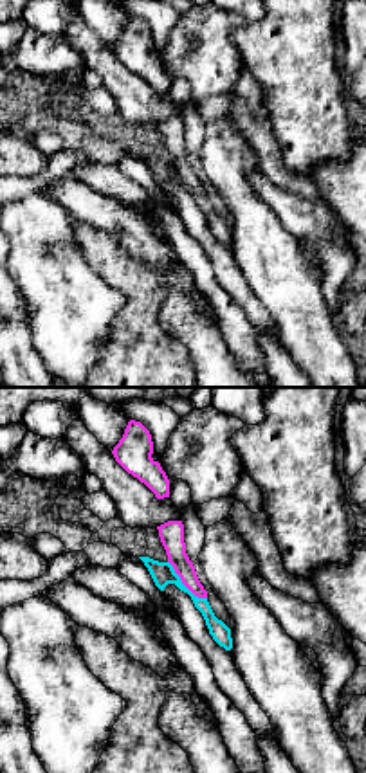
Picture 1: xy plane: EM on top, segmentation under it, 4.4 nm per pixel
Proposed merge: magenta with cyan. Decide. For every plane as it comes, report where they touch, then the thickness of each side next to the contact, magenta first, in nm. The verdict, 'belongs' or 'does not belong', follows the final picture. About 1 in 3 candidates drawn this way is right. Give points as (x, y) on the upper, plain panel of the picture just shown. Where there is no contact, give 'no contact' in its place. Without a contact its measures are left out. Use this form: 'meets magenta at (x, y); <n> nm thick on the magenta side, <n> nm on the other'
meets magenta at (184, 181); 110 nm thick on the magenta side, 110 nm on the other

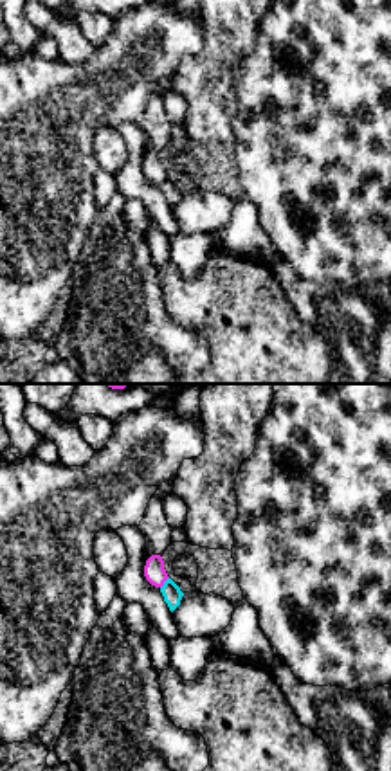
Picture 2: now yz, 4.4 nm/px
meets magenta at (164, 177); 90 nm thick on the magenta side, 90 nm on the other

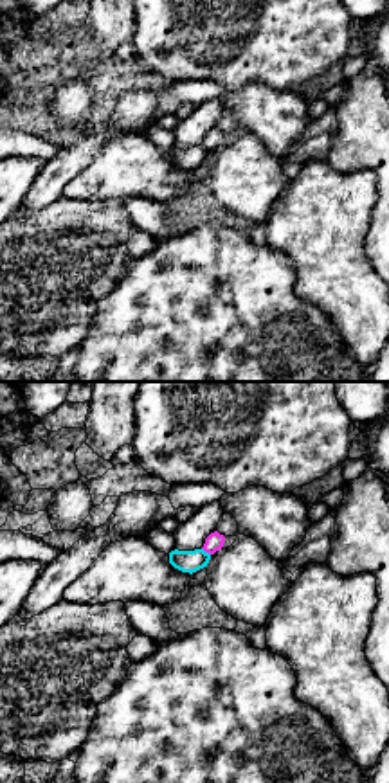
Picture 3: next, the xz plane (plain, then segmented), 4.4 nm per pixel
meets magenta at (206, 148); 80 nm thick on the magenta side, 100 nm on the other

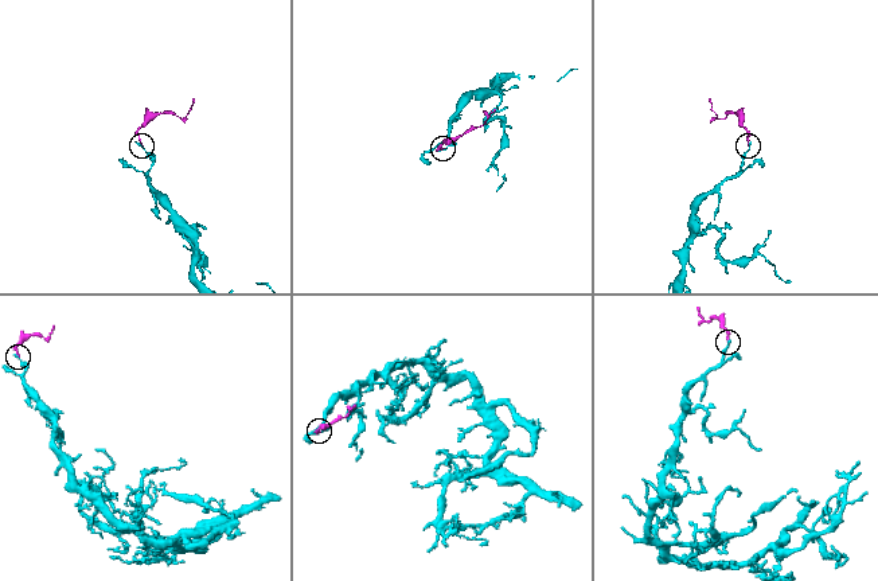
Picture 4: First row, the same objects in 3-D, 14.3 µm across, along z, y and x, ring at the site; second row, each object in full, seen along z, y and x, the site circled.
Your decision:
does not belong

